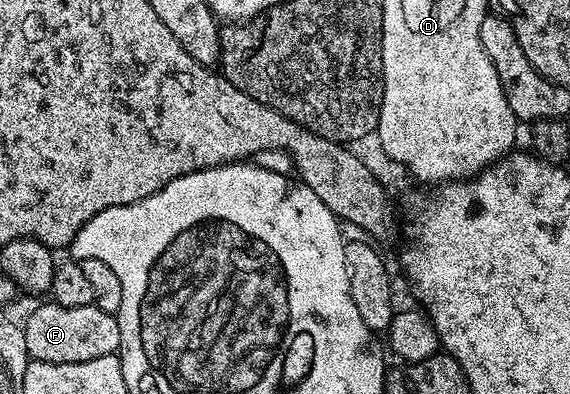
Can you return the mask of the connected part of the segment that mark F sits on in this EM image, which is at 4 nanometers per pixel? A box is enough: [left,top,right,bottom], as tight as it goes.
[23,301,121,363]

